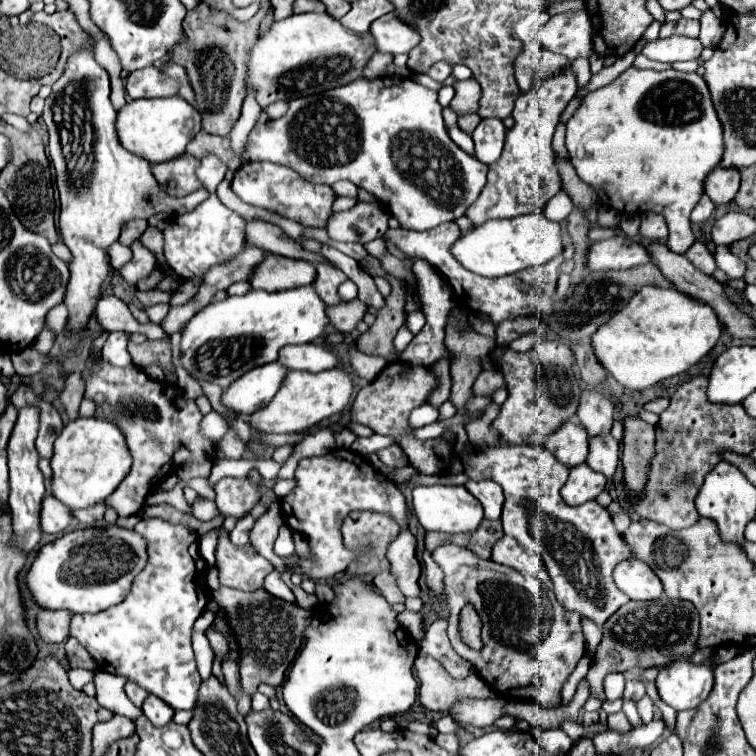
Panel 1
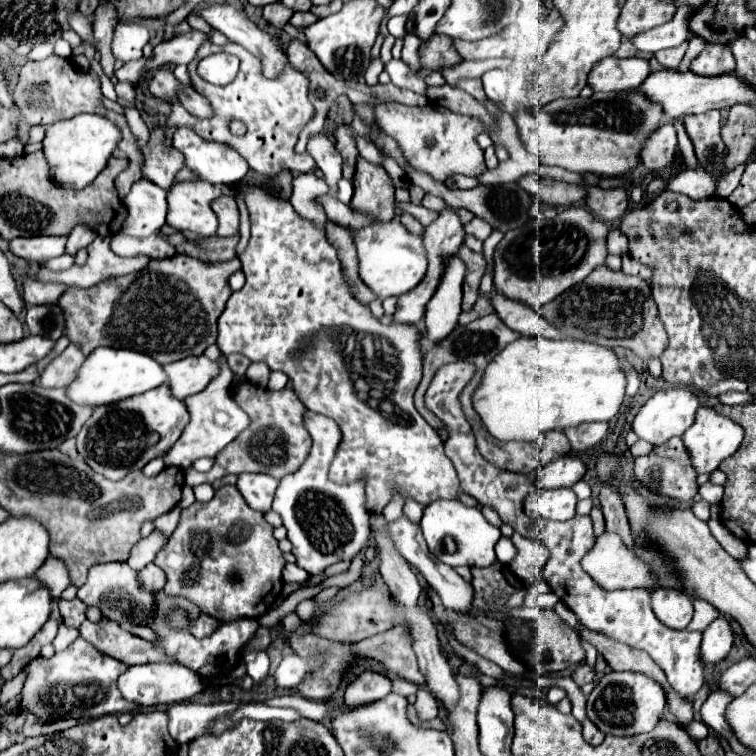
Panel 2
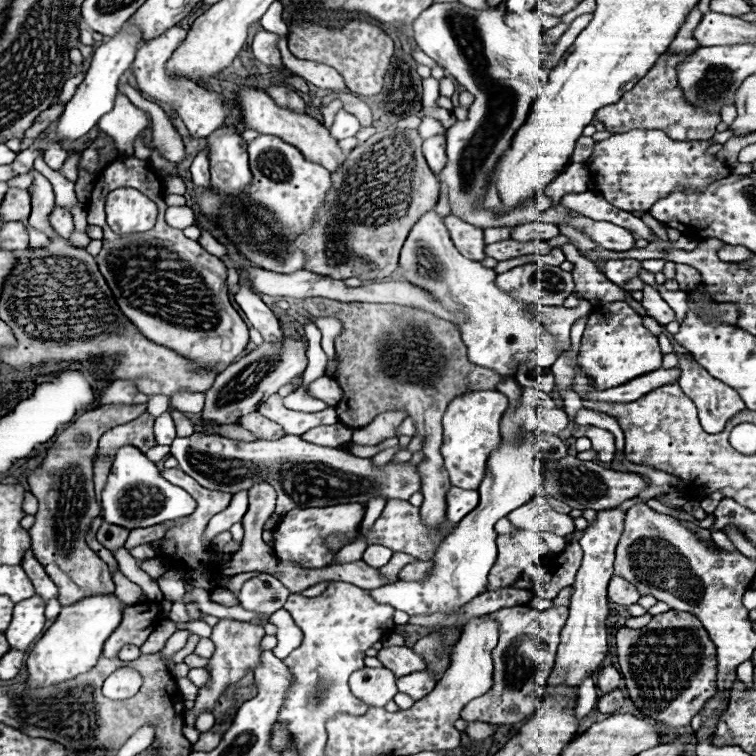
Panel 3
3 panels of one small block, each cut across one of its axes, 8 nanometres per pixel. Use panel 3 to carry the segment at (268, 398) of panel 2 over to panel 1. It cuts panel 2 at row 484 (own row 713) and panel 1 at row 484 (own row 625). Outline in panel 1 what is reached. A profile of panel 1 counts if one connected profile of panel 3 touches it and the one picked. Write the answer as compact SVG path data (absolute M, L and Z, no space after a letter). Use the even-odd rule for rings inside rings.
M222 478L216 486L216 506L222 516L242 518L250 512L250 508L258 502L258 486L254 486L248 478Z

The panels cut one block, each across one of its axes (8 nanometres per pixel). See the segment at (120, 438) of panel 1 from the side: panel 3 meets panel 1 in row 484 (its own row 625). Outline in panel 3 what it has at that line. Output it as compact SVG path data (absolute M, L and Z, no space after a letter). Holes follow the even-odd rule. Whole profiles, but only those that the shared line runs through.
M96 594L84 598L72 606L64 606L56 622L44 632L44 636L34 644L26 660L26 686L28 688L46 688L70 680L72 676L92 670L102 654L102 644L118 628L122 620L124 606L120 600L110 594Z

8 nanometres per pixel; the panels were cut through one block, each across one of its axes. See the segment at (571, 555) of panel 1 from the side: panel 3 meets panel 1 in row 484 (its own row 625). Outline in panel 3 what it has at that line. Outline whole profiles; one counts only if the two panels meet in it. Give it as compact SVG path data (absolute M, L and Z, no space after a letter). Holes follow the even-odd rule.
M512 606L500 608L492 614L492 618L496 618L500 624L498 646L492 650L494 686L488 694L474 698L470 704L464 706L462 720L504 726L520 722L536 710L534 706L540 698L540 688L544 688L546 676L554 664L556 646L560 642L560 630L564 626L564 616L568 616L566 606L550 608L546 612L538 612L530 606Z

